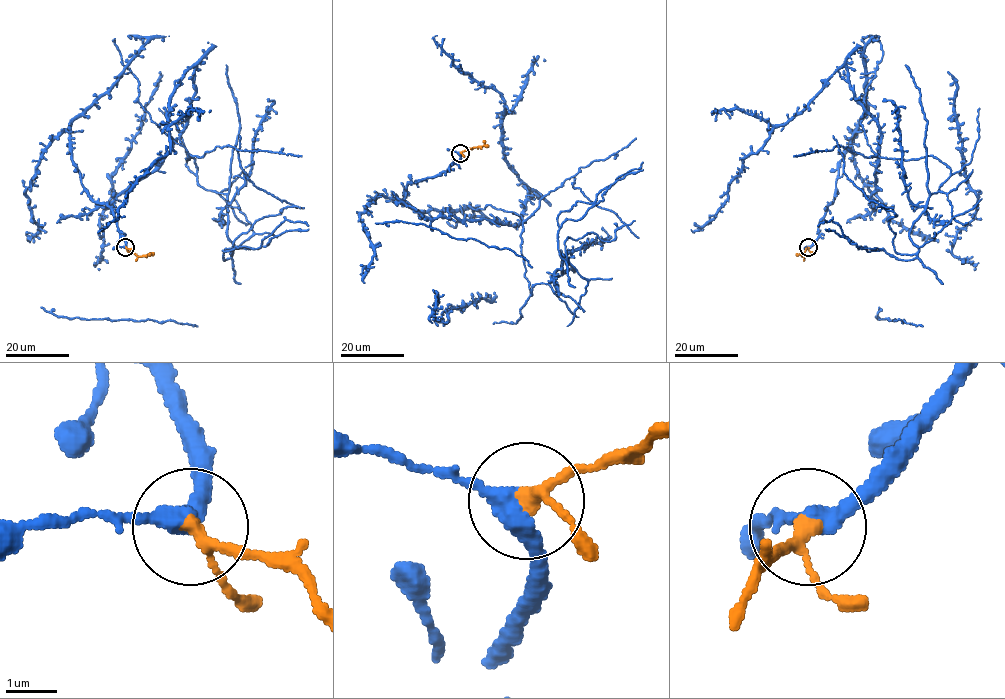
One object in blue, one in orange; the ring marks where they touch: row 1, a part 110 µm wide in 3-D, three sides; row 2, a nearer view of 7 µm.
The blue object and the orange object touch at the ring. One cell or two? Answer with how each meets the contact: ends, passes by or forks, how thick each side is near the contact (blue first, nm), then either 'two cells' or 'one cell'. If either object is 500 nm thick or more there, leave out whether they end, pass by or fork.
blue passes by | orange passes by | 360/200 nm | one cell

